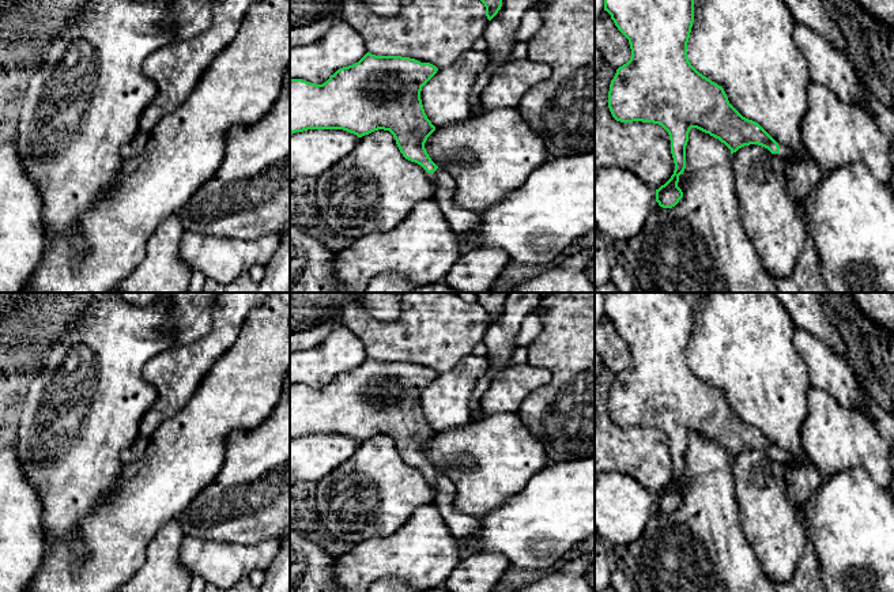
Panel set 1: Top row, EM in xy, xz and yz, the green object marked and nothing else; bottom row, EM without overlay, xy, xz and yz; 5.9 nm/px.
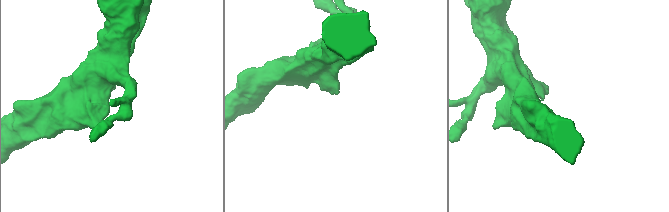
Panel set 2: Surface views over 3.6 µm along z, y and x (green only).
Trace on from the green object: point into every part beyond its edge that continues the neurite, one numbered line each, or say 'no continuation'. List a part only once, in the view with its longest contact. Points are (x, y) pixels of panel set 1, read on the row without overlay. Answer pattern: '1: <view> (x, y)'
1: yz (784, 457)

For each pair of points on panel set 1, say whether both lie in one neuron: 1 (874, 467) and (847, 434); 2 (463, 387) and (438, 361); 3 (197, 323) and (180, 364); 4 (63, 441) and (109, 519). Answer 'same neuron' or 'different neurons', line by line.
1: same neuron
2: different neurons
3: different neurons
4: different neurons

